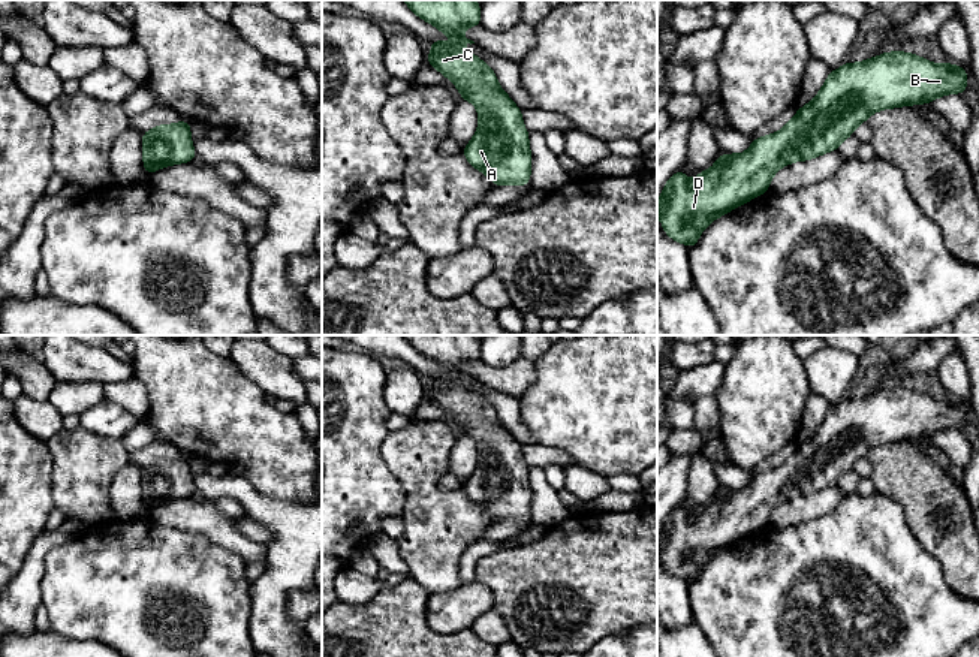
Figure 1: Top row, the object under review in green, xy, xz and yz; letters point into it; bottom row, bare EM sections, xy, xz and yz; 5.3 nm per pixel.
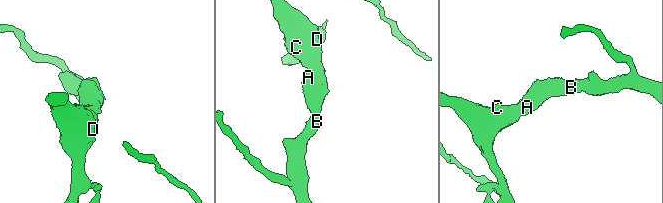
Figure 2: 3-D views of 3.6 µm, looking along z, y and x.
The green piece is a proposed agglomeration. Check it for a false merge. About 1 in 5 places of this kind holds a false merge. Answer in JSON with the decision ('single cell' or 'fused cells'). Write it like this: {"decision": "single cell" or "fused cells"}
{"decision": "single cell"}

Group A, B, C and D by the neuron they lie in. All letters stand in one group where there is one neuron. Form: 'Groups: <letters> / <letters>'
Groups: A B C D

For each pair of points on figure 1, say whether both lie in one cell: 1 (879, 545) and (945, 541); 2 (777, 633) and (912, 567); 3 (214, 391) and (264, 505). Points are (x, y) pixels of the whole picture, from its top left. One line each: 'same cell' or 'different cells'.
1: different cells
2: same cell
3: different cells

